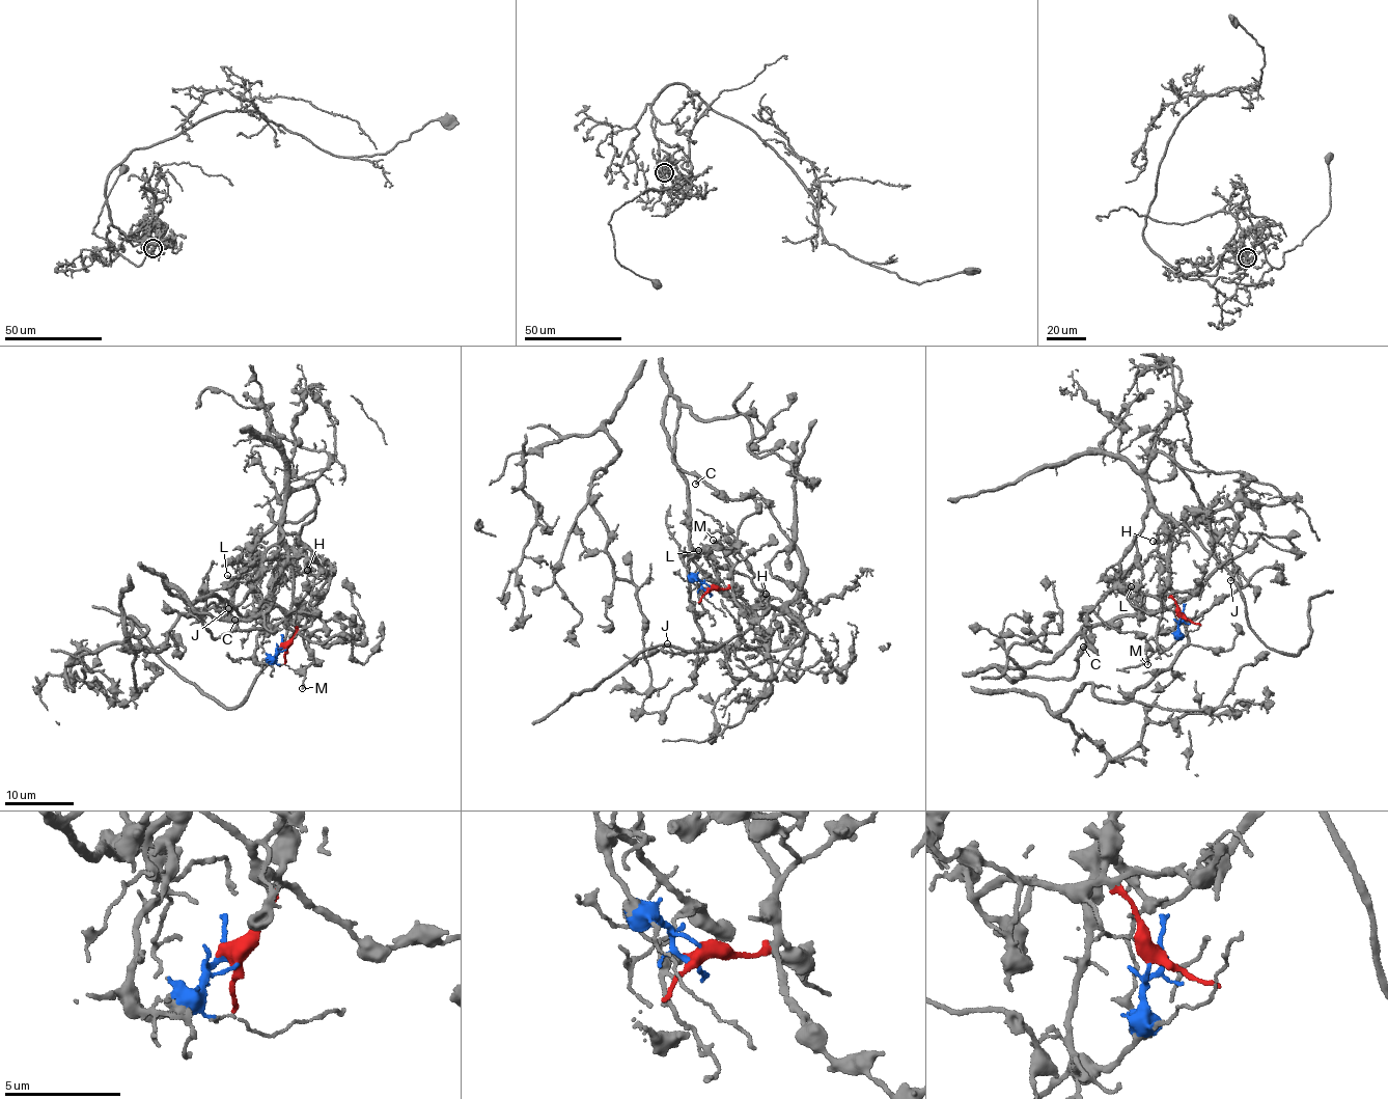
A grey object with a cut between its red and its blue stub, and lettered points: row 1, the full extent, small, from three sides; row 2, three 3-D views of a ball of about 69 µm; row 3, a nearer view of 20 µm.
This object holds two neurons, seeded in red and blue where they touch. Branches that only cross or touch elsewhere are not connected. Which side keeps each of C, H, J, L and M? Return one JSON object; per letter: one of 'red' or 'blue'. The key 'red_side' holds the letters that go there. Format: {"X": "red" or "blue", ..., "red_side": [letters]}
{"C": "red", "H": "blue", "J": "blue", "L": "red", "M": "red", "red_side": ["C", "L", "M"]}

